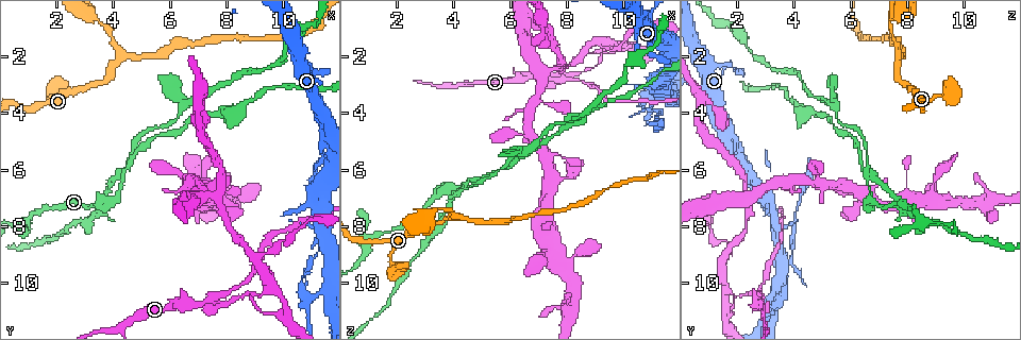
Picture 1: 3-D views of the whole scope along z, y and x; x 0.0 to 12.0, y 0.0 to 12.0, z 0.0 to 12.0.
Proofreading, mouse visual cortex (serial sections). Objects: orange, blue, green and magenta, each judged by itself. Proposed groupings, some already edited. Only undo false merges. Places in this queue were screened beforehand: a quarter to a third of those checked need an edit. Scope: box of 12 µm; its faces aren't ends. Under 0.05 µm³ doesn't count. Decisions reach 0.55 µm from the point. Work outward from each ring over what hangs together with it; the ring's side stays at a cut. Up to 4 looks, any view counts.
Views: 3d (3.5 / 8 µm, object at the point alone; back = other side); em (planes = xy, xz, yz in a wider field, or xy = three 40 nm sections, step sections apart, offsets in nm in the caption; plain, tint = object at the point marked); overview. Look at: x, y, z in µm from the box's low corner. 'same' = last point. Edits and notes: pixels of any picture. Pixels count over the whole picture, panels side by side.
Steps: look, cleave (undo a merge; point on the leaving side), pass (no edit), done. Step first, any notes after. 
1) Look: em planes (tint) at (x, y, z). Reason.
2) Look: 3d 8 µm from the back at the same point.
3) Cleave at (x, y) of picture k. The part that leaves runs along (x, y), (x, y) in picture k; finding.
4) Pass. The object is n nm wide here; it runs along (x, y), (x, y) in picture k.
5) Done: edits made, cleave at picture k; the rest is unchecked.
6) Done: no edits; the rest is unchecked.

Look: 3d 3.5 µm at (1.9, 3.3, 9.5). Thick turns thin.

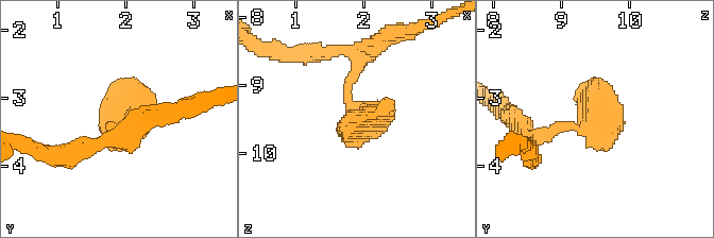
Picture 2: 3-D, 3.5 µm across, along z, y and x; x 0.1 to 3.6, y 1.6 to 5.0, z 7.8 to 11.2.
Pass. It runs along (540, 134), (595, 128), (602, 79) in picture 2; all the same cell.

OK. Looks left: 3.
Look: 3d 8 µm at (10.9, 10.4, 3.5). Narrows sharply.

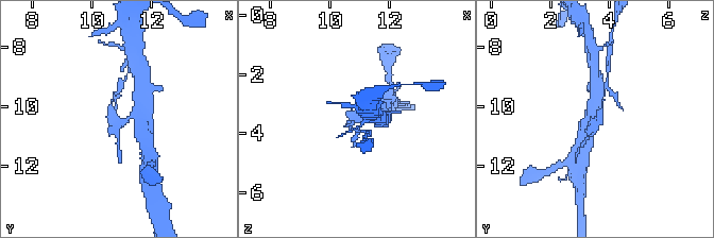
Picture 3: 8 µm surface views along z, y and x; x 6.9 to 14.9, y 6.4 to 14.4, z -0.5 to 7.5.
Look: em xy step 3 (tint) at (11.0, 10.4, 3.5).

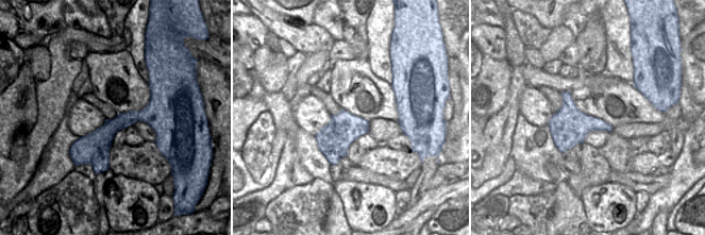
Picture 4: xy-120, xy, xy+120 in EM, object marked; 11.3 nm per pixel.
Cleave at (113, 130) of picture 3. The object is 360 nm wide here; the part that leaves runs along (129, 118), (116, 120), (116, 92) in picture 3; a second cell is stuck on.

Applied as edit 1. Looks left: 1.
Done: edits made, cleave at picture 3; the rest is unchecked.

